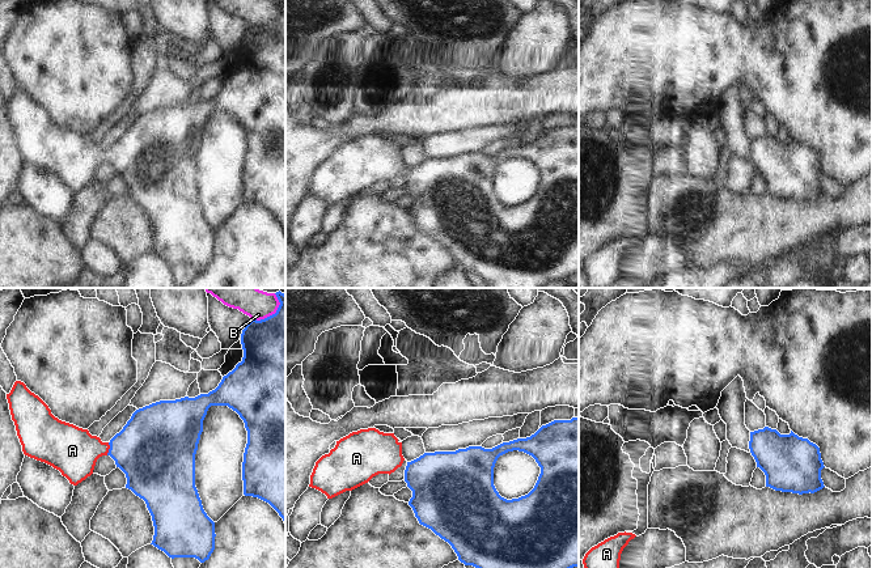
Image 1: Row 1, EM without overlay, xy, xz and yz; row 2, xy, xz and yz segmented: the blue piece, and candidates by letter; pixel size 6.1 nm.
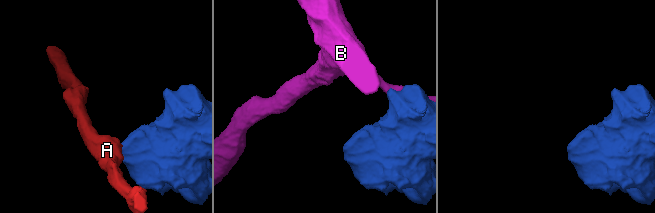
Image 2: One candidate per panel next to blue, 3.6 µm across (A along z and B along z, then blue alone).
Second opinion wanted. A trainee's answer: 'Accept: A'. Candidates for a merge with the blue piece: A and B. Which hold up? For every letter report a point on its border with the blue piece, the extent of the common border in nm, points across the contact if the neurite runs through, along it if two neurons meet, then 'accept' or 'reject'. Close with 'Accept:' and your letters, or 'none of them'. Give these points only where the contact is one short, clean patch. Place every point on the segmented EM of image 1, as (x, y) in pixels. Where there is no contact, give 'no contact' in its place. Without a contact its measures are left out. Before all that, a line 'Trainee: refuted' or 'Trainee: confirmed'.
Trainee: confirmed
A: contact xy (109, 449); length 80 nm; way xy (149, 449), (109, 449), (72, 450); accept
B: contact xy (272, 314); length 220 nm; reject
Accept: A

